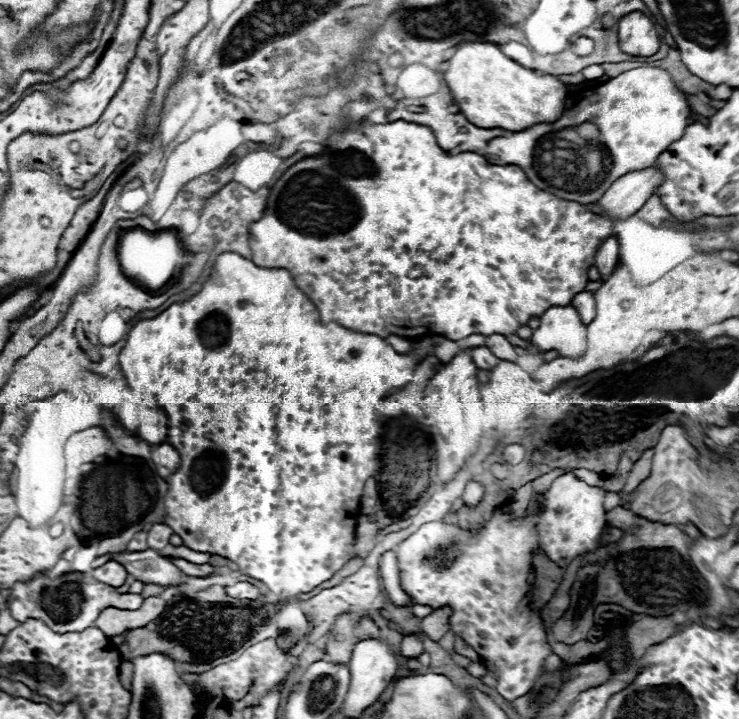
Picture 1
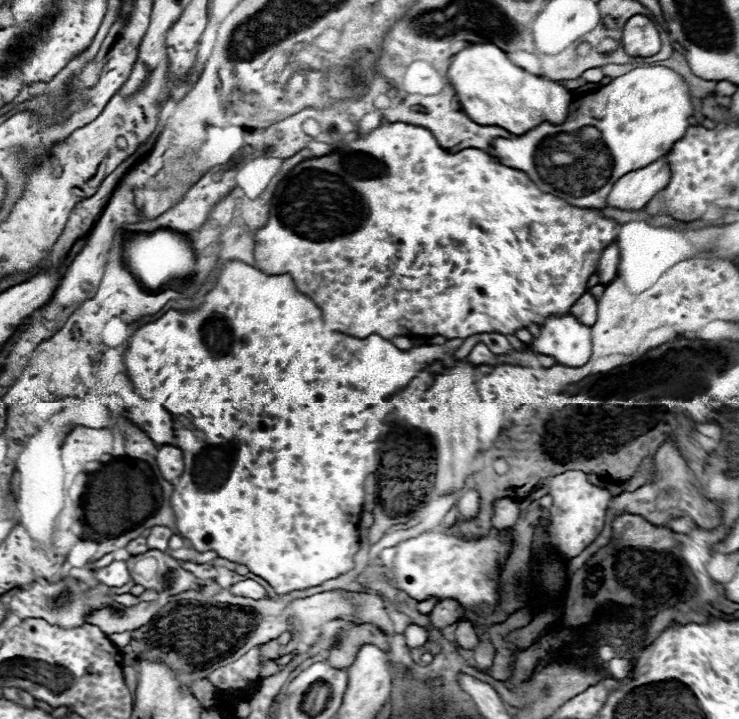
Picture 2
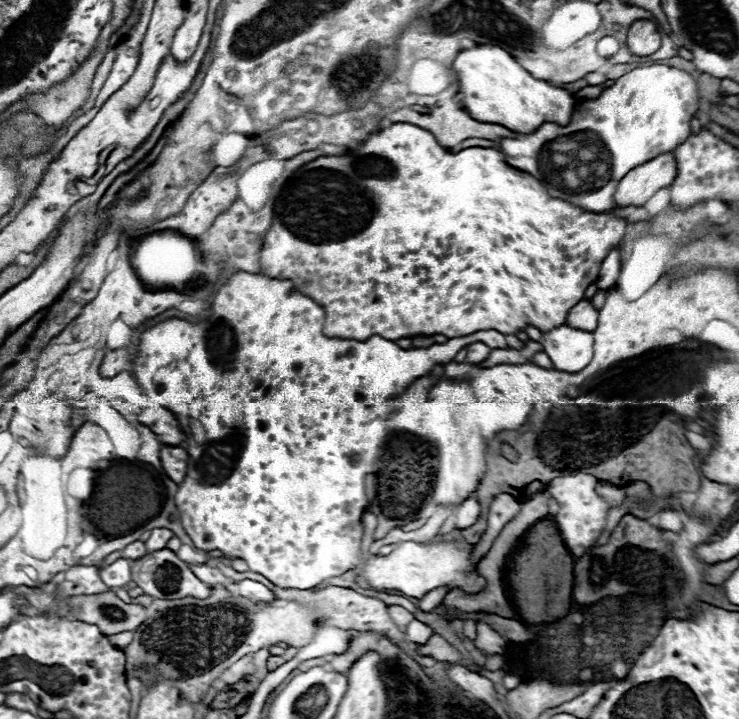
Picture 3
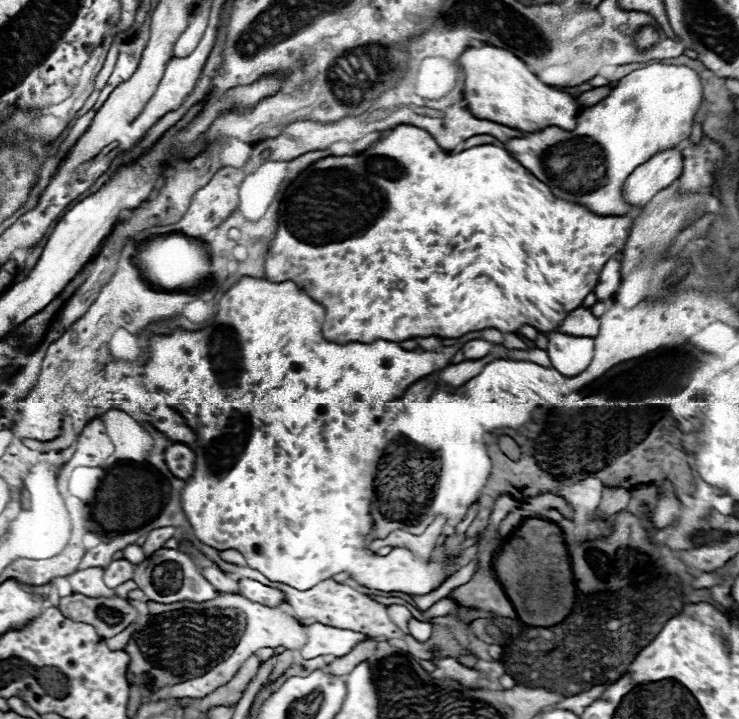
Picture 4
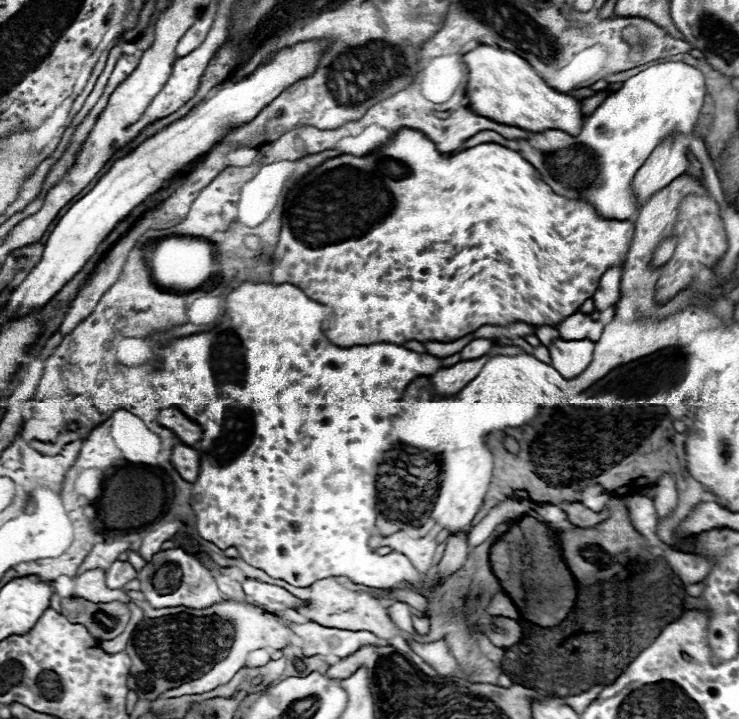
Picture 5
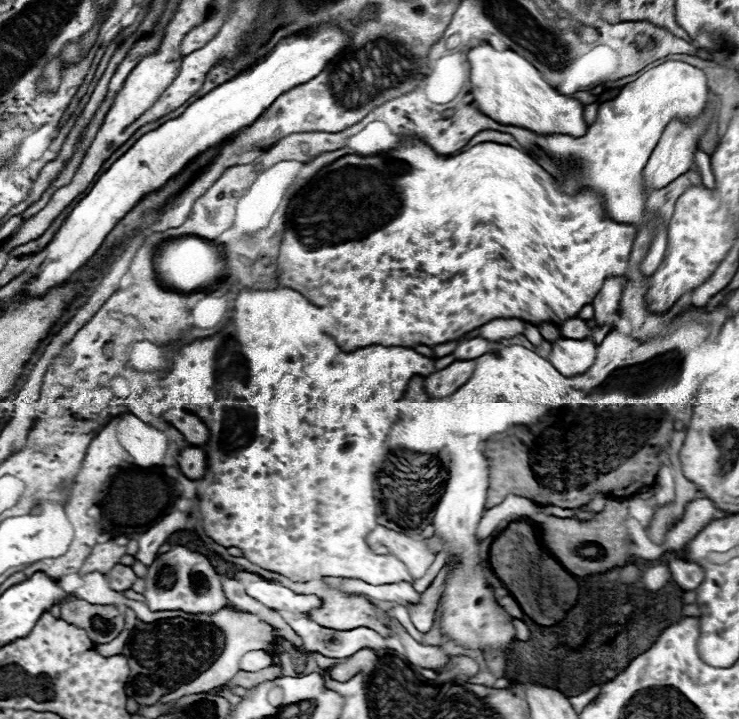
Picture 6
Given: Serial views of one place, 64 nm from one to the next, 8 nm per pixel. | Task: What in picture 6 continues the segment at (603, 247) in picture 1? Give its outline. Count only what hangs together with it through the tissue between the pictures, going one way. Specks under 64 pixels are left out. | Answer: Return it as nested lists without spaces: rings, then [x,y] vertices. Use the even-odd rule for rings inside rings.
[[[610,276],[608,280],[604,280],[600,292],[596,294],[596,300],[592,302],[594,318],[598,324],[604,324],[606,318],[618,310],[622,298],[622,284],[624,280],[620,276]]]

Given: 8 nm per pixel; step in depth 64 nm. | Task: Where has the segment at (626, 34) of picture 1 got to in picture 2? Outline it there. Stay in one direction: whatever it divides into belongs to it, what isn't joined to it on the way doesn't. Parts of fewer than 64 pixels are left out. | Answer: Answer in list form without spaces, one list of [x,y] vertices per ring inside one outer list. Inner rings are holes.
[[[642,14],[628,18],[622,28],[622,48],[630,56],[654,56],[660,50],[660,36],[654,22]]]

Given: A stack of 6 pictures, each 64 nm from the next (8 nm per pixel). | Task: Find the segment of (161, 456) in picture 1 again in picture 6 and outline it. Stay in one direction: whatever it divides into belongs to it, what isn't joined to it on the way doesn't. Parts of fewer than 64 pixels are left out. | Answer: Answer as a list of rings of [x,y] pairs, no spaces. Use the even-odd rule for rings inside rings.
[[[182,448],[178,456],[178,466],[182,474],[190,480],[198,480],[206,472],[206,454],[200,448]]]

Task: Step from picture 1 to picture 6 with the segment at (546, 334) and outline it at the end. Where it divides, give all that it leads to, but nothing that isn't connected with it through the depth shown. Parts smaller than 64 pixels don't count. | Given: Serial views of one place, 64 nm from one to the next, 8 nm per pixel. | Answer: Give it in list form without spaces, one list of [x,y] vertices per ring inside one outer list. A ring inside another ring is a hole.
[[[558,338],[552,342],[552,366],[562,376],[578,376],[580,372],[586,372],[596,358],[596,344],[592,338],[584,340],[568,340]]]

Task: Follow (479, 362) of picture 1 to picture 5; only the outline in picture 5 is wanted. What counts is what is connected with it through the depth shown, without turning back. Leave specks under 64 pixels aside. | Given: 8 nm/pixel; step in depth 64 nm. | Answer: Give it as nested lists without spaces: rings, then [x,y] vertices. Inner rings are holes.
[[[478,338],[478,340],[472,340],[470,344],[466,344],[460,352],[462,360],[474,360],[474,358],[480,358],[484,354],[488,354],[492,348],[492,340],[484,340],[484,338]]]

